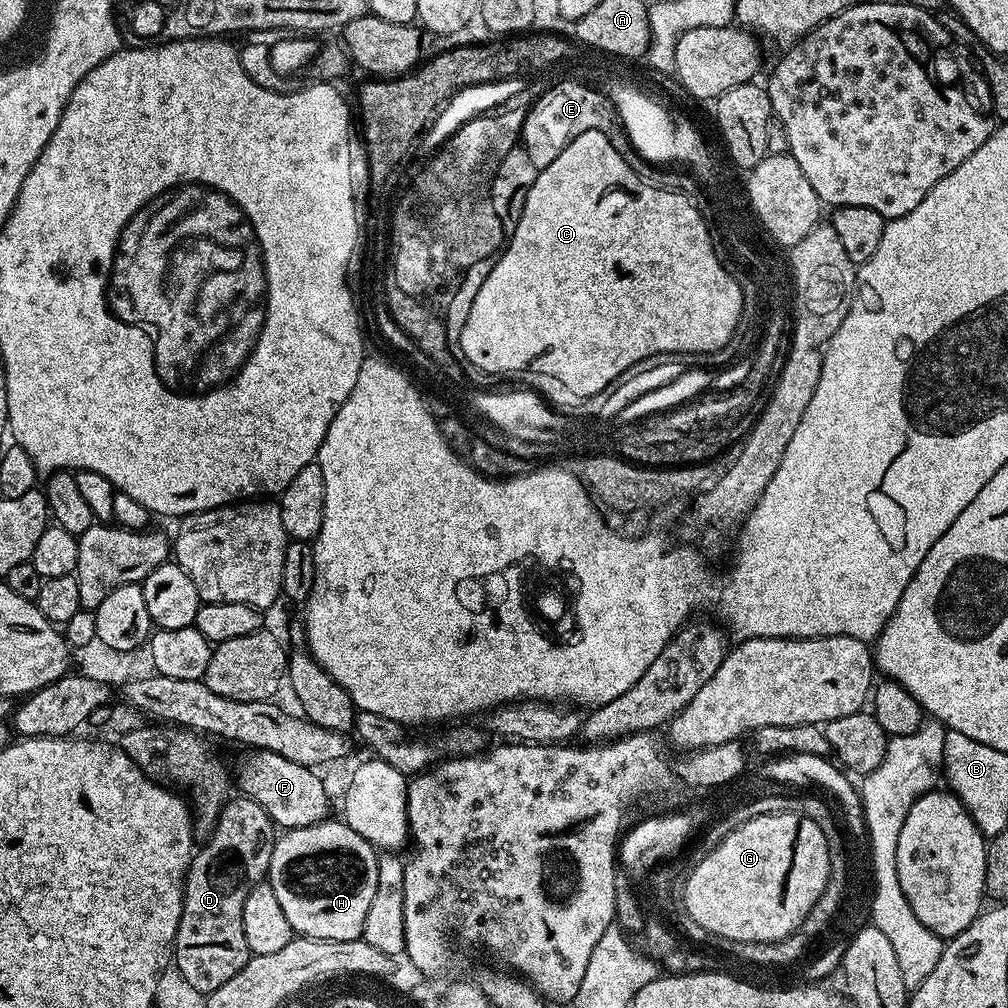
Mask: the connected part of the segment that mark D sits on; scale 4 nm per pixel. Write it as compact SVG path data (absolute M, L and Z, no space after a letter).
M232 798L228 801L217 818L212 836L207 843L201 843L193 855L188 868L188 877L184 880L184 905L182 918L176 931L174 945L174 965L182 977L194 986L194 990L207 994L218 990L222 982L230 982L242 966L250 959L246 946L246 930L242 930L242 906L254 886L267 877L270 866L270 854L274 843L274 825L271 818L258 806L258 802L247 798Z

